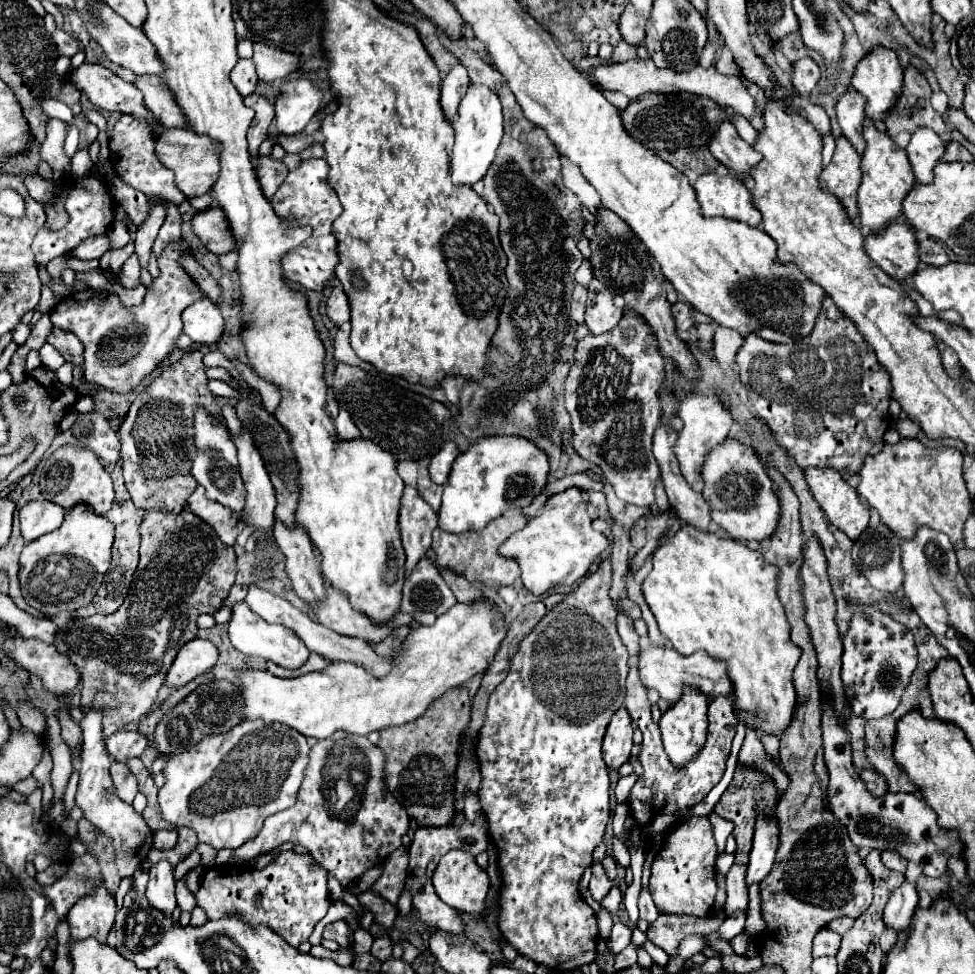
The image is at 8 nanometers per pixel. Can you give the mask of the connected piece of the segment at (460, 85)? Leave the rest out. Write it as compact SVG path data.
M455 65L441 83L441 107L449 121L457 115L457 105L469 87L469 77L463 65Z

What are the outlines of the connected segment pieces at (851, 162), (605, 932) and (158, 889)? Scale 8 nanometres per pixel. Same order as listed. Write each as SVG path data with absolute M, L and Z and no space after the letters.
M837 139L833 161L821 171L819 183L825 193L831 193L845 207L851 221L857 217L857 187L861 183L861 165L859 153L845 139Z
M601 907L596 914L596 919L600 937L607 939L607 937L609 937L611 927L613 926L610 913L604 907Z
M159 861L149 869L149 883L147 883L145 895L155 909L159 909L161 913L173 915L177 907L175 879L173 879L173 867L167 861Z

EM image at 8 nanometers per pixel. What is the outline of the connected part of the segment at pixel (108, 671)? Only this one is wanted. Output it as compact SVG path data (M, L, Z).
M163 509L145 511L143 523L141 523L141 551L139 553L141 553L139 567L133 573L133 585L129 589L129 595L125 597L125 603L113 615L107 615L107 617L93 615L93 617L87 617L87 619L73 619L65 629L59 629L57 631L57 637L53 641L53 645L57 647L57 651L61 655L69 657L71 663L75 663L77 669L81 671L81 685L83 685L83 691L81 691L81 709L75 711L77 717L73 713L73 721L79 725L81 719L85 717L85 713L89 709L101 709L101 713L103 713L103 739L107 739L109 735L121 731L125 725L129 725L133 721L139 721L139 717L143 717L151 709L151 705L153 705L153 701L157 697L157 691L159 691L159 687L165 681L165 673L169 671L169 665L173 663L173 657L177 655L177 649L181 649L181 645L185 645L187 641L191 641L191 639L197 637L197 631L199 631L197 617L201 613L215 613L215 611L221 609L221 605L223 605L223 601L225 601L225 597L227 597L227 593L229 593L229 589L231 589L231 585L235 581L235 573L237 573L233 547L227 547L225 543L221 543L219 537L217 537L217 533L205 521L201 521L195 513L191 513L187 509L183 509L181 513L169 513L169 511L163 511Z

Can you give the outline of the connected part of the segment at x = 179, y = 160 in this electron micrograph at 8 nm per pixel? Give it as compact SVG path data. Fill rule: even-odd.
M163 129L163 133L157 139L155 153L159 161L175 171L175 185L183 191L185 199L199 197L211 189L211 185L219 177L219 147L209 137L197 135L189 129Z

